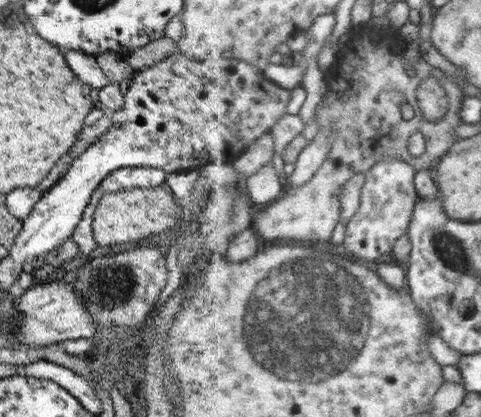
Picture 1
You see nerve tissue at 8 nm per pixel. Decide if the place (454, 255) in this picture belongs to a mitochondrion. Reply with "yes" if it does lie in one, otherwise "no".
yes

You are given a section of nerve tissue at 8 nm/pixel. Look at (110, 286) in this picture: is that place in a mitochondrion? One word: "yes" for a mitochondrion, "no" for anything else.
yes

